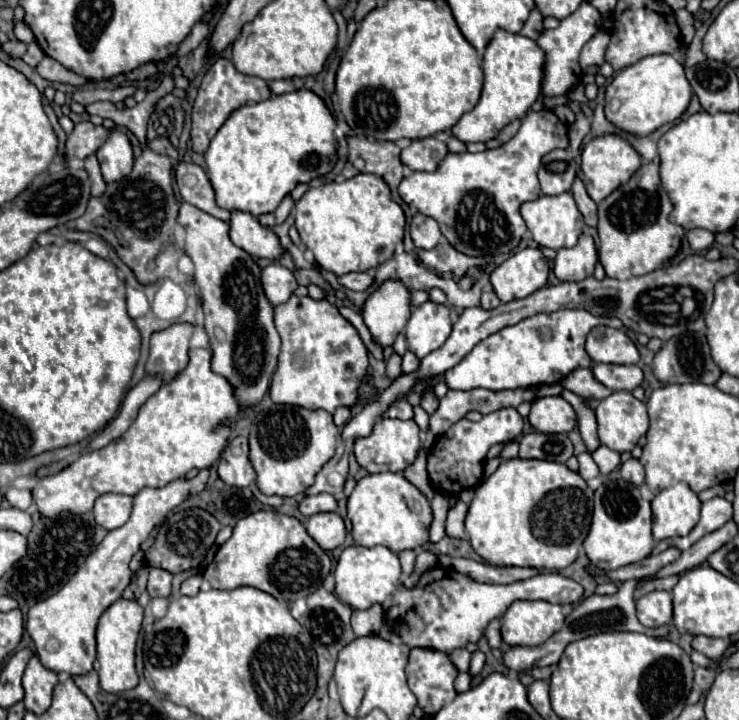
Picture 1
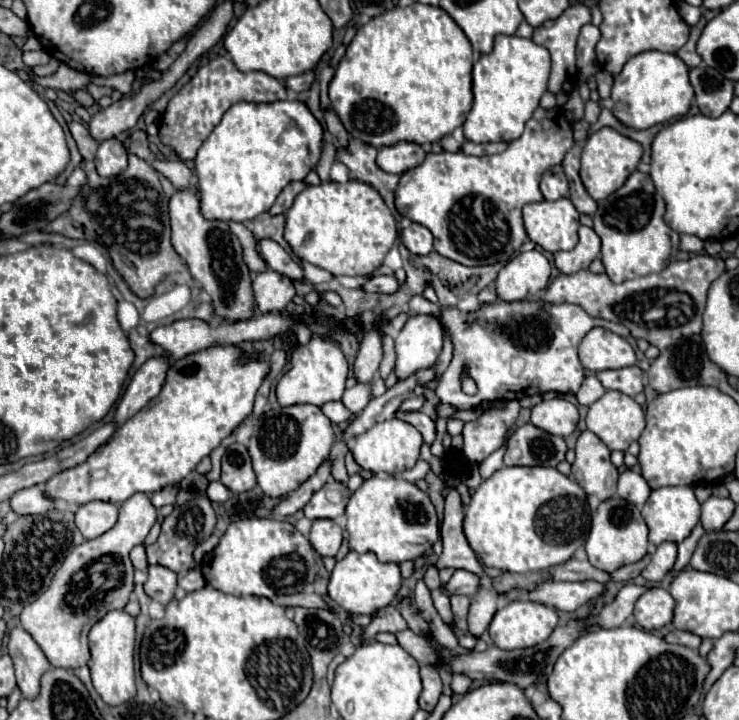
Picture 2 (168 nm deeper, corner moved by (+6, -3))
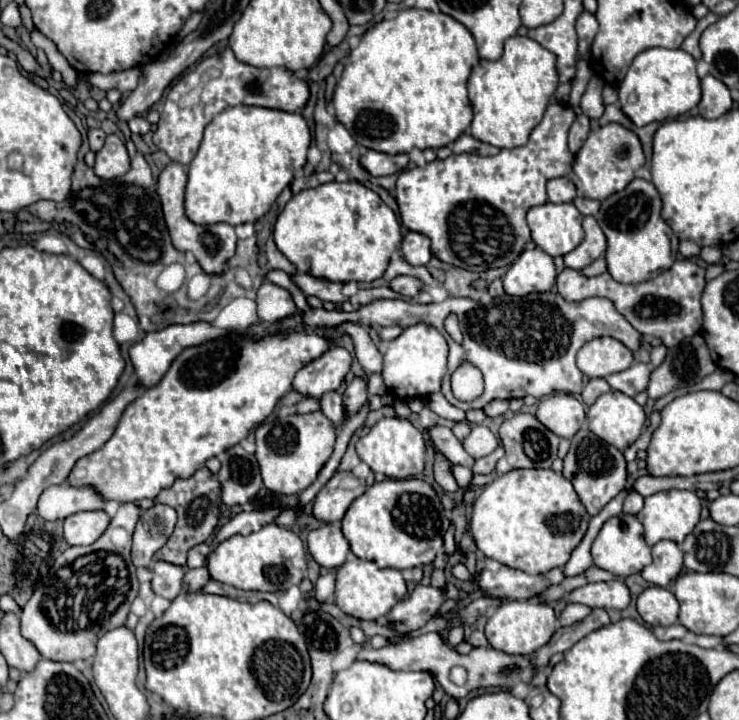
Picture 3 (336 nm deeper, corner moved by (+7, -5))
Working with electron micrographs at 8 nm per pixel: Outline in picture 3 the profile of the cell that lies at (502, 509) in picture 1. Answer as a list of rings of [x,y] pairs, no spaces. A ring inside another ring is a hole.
[[[513,469],[487,483],[477,495],[471,515],[471,535],[477,549],[485,557],[495,559],[511,569],[521,569],[525,573],[537,575],[553,567],[563,567],[569,561],[571,551],[581,543],[587,531],[589,519],[591,517],[587,515],[585,505],[563,475],[555,473],[553,469]]]

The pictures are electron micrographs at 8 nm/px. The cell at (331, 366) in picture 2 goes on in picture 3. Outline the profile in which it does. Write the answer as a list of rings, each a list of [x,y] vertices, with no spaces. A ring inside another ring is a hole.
[[[329,347],[321,357],[313,359],[293,379],[293,391],[321,399],[329,391],[337,391],[351,367],[351,355],[343,347]]]

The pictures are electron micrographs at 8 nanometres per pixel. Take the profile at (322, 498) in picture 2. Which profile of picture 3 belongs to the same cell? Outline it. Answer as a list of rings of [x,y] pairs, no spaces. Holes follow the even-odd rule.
[[[337,471],[331,479],[329,479],[329,483],[317,493],[317,497],[315,497],[315,501],[313,501],[313,517],[315,519],[319,519],[319,521],[323,521],[323,523],[333,523],[333,521],[341,521],[343,519],[343,515],[345,515],[345,511],[349,509],[349,505],[359,497],[359,495],[363,495],[365,493],[365,479],[357,479],[353,473],[349,473],[349,471]]]

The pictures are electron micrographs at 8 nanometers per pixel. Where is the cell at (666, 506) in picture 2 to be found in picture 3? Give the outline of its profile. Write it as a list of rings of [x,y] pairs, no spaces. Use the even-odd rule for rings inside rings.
[[[673,489],[673,491],[661,491],[661,493],[645,497],[645,507],[637,515],[637,519],[645,527],[643,535],[645,535],[647,545],[653,547],[655,543],[665,541],[665,539],[681,543],[693,531],[693,527],[699,523],[699,515],[701,515],[701,501],[693,491]]]

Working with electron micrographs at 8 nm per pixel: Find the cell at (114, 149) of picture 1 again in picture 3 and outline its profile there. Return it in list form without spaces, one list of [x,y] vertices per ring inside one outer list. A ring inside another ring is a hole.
[[[107,135],[103,149],[95,157],[93,169],[101,179],[113,179],[129,171],[129,155],[117,135]]]

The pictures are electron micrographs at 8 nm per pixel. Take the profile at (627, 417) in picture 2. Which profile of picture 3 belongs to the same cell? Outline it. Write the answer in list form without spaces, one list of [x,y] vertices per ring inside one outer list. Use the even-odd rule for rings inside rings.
[[[609,391],[589,407],[587,425],[599,439],[625,451],[641,437],[645,411],[625,393]]]

